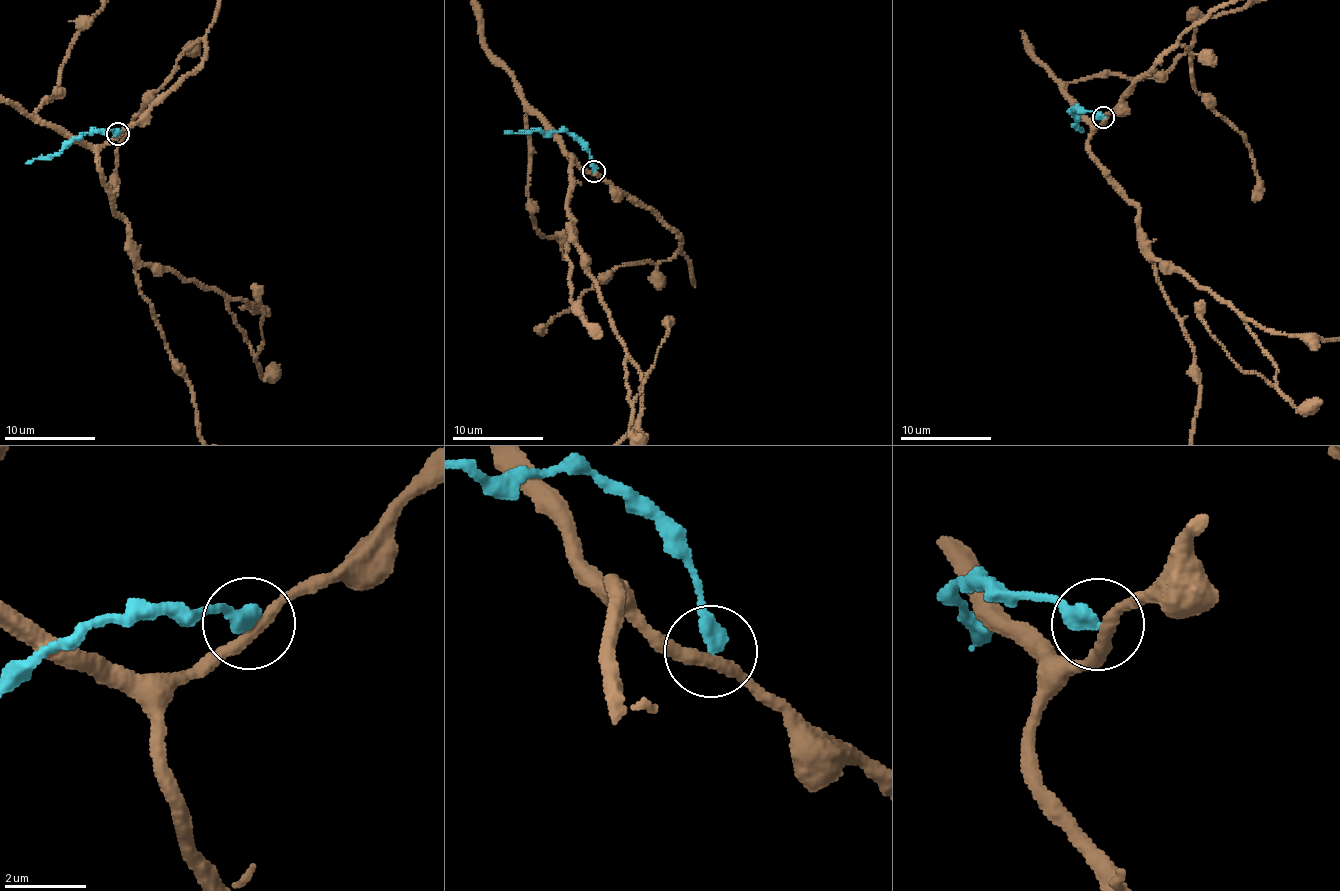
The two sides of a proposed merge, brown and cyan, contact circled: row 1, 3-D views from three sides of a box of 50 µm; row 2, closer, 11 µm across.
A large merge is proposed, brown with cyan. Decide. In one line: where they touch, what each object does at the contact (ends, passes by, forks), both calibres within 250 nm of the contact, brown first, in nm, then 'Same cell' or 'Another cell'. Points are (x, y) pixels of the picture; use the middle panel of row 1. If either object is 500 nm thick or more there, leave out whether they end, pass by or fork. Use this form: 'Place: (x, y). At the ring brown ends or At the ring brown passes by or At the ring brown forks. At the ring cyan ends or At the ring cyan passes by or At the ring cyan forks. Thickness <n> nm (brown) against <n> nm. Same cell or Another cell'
Place: (593, 171). At the ring brown passes by. At the ring cyan ends. Thickness 280 nm (brown) against 400 nm. Another cell

